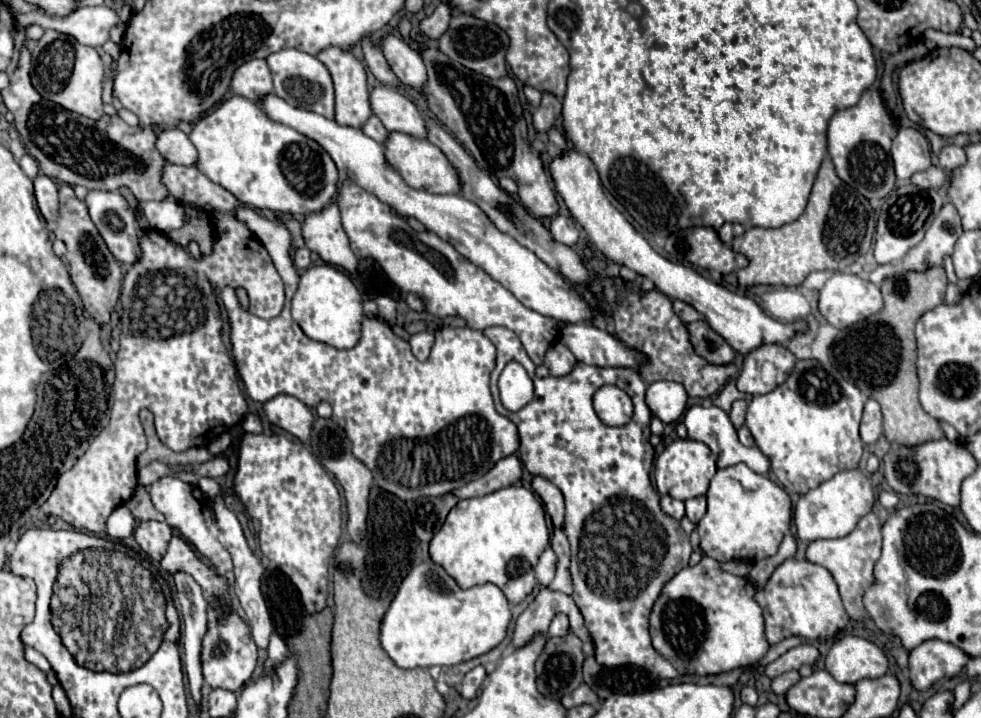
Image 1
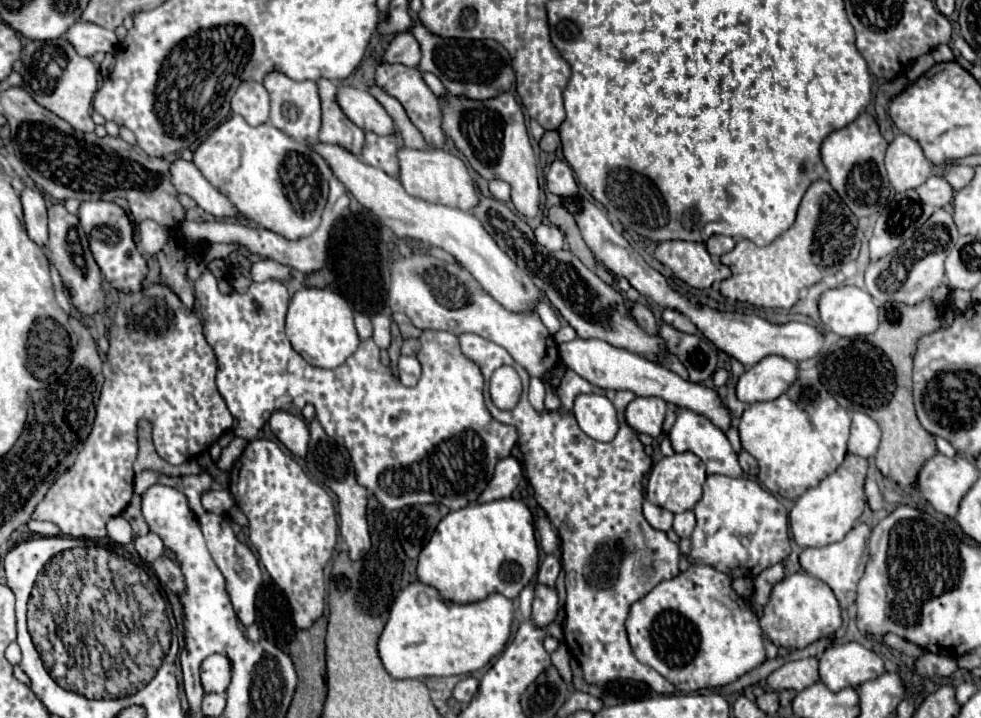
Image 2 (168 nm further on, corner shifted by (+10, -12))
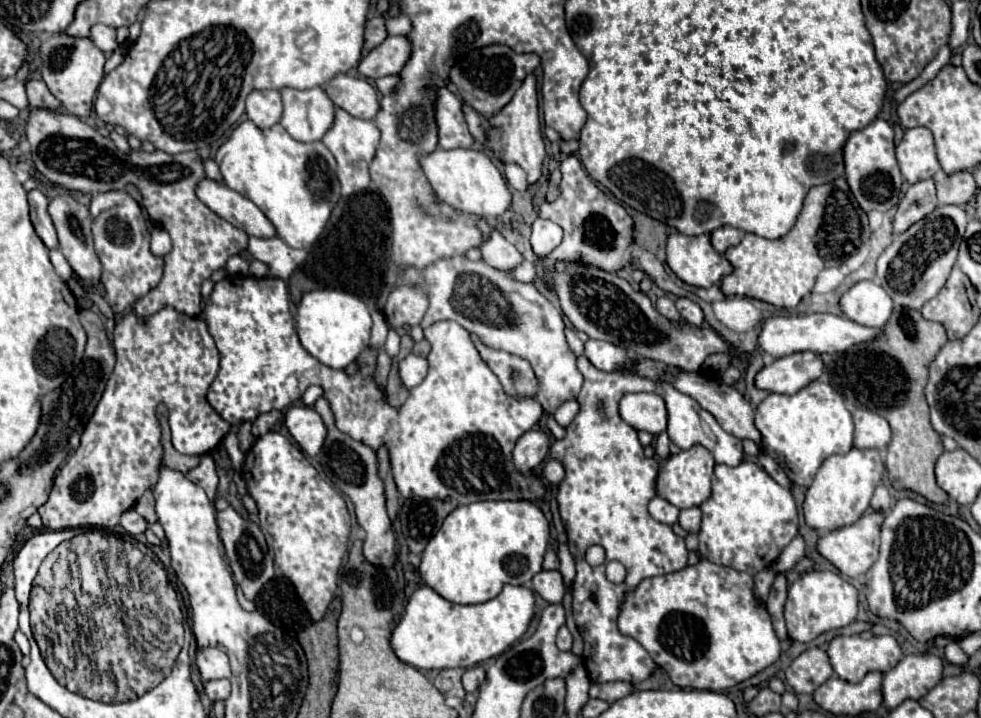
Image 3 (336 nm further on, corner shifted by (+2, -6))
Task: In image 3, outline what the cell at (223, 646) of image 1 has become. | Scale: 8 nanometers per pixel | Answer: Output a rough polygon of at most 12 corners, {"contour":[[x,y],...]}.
{"contour":[[204,648],[196,656],[202,680],[230,678],[228,654]]}

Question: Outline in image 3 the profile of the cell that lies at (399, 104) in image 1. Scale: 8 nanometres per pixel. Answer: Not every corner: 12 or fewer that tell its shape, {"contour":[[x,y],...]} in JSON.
{"contour":[[338,74],[324,86],[336,106],[374,120],[378,92],[362,76]]}

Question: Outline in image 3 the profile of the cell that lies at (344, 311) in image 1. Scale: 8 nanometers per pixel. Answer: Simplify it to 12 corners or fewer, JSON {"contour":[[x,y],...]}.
{"contour":[[342,290],[306,292],[294,320],[318,362],[346,368],[370,342],[372,318]]}

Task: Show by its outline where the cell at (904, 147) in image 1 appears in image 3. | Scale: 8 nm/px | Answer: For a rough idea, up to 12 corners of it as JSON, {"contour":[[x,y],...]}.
{"contour":[[904,132],[896,146],[902,176],[910,184],[940,170],[932,132]]}

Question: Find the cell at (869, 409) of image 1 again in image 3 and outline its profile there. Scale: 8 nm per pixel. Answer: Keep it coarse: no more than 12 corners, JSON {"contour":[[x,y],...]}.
{"contour":[[866,408],[854,410],[854,446],[884,450],[890,424]]}

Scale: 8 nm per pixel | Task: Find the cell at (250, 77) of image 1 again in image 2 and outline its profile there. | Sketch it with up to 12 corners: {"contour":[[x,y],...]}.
{"contour":[[244,82],[232,112],[250,126],[268,122],[270,98],[260,82]]}

